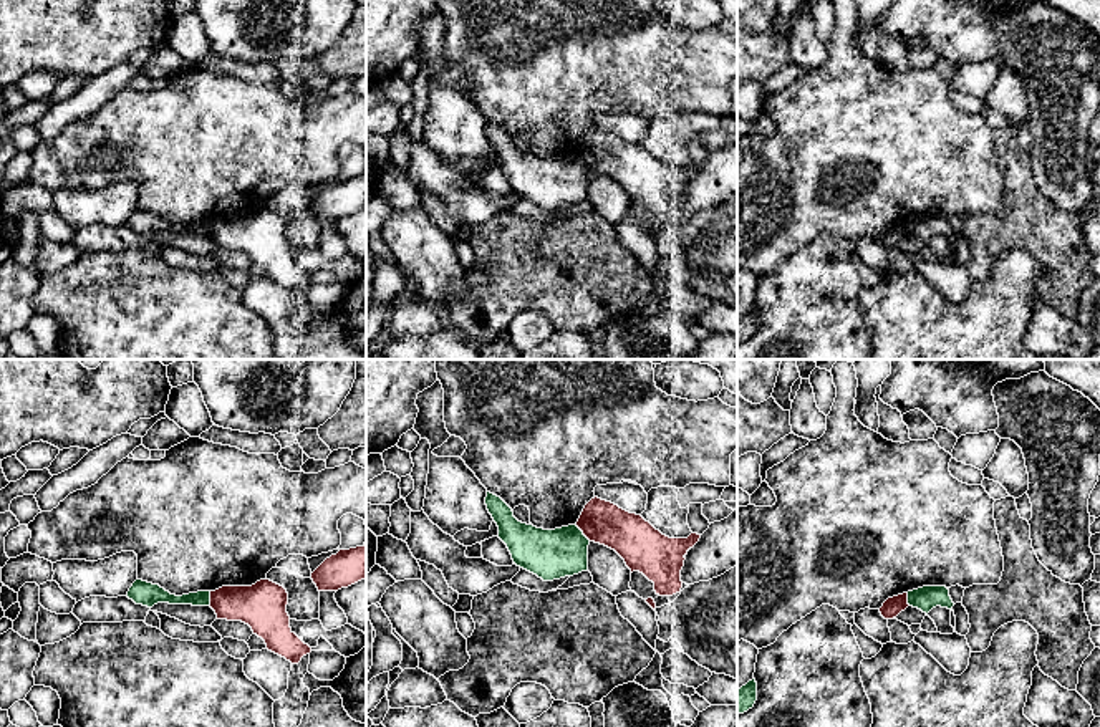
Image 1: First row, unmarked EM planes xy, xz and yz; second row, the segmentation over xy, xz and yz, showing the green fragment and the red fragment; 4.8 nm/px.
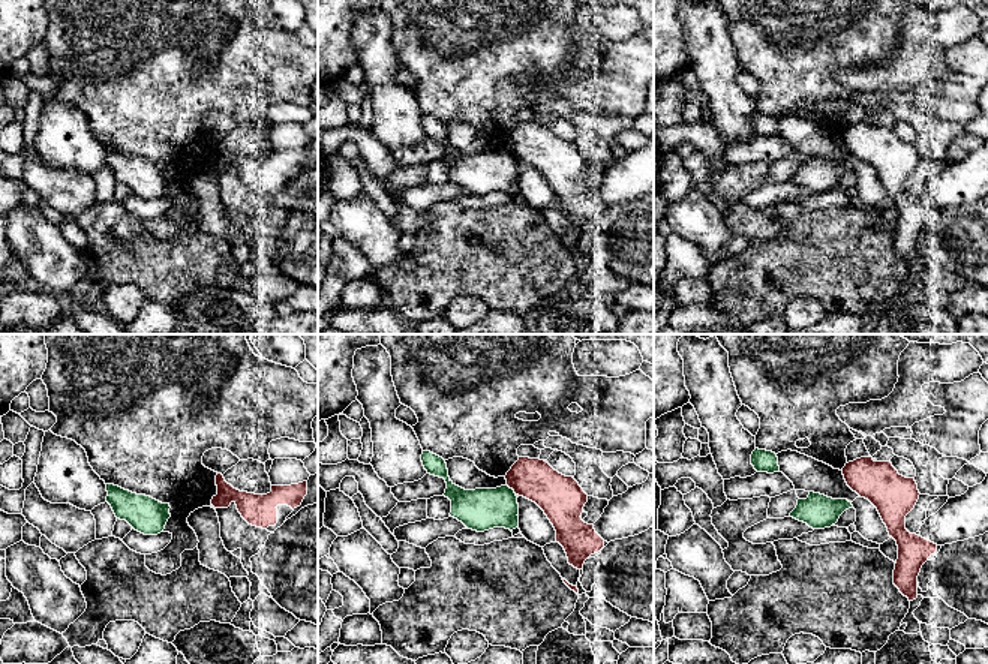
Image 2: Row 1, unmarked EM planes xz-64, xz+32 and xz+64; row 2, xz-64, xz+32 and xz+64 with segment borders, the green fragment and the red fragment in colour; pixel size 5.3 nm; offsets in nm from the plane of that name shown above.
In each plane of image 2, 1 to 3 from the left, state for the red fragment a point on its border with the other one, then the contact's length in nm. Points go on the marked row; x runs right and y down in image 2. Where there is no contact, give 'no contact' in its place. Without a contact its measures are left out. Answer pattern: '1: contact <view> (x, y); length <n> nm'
1: no contact
2: contact xz+32 (511, 489); length 80 nm
3: no contact

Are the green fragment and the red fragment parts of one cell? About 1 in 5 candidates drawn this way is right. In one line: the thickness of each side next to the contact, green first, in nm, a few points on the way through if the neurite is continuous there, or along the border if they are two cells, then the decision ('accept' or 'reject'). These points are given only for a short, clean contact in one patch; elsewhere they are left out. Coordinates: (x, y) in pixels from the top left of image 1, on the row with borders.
240 nm thick on the green side, 220 nm on the other; border along xz (575, 525), (590, 540); reject

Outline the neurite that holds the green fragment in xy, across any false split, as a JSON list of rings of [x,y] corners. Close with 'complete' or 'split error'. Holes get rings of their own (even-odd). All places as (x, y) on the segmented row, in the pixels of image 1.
[[[136,580],[129,588],[128,595],[136,604],[142,604],[152,608],[157,603],[169,604],[192,604],[192,606],[209,606],[210,604],[210,591],[197,591],[182,596],[171,595],[159,585],[152,585],[142,580]]]; complete

